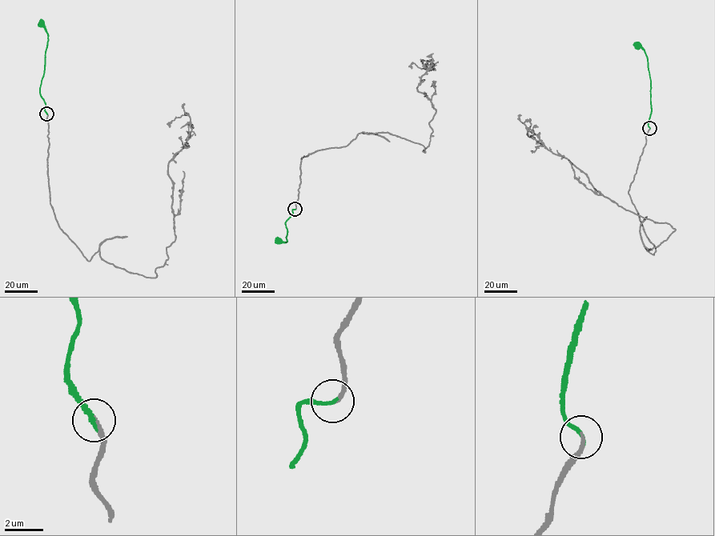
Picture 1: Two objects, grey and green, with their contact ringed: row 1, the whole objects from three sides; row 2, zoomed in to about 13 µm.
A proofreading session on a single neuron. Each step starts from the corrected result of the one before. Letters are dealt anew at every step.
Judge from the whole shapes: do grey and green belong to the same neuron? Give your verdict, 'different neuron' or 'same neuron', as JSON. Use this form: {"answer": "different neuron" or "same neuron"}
{"answer": "same neuron"}

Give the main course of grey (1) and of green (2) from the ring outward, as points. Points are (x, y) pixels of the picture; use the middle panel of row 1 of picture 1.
1: (295, 210), (308, 154), (363, 132), (425, 153), (435, 112), (416, 87), (433, 64), (411, 69)
2: (295, 209), (285, 224), (287, 242), (276, 241)

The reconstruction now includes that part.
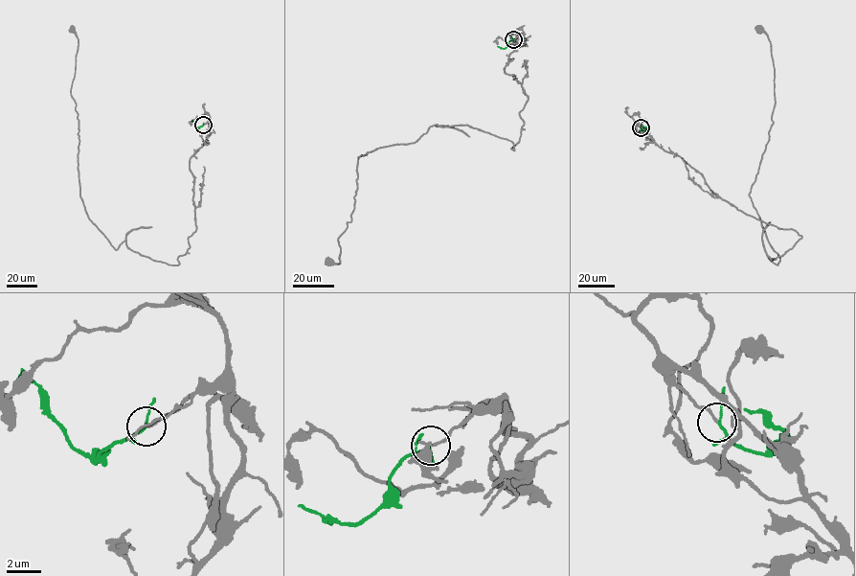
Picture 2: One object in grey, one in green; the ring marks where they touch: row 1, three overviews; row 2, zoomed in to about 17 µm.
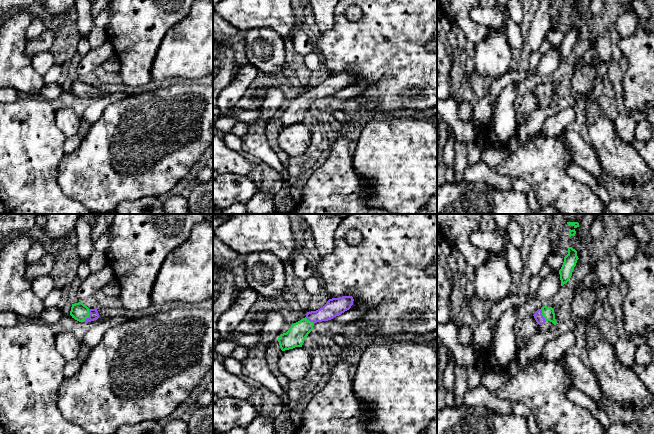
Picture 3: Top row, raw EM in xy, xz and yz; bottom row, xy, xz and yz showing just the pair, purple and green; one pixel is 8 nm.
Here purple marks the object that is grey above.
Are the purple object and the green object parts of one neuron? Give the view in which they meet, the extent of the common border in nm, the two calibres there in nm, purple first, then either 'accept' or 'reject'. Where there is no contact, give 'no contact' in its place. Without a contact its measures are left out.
xy | 120 nm | 70/140 nm | accept

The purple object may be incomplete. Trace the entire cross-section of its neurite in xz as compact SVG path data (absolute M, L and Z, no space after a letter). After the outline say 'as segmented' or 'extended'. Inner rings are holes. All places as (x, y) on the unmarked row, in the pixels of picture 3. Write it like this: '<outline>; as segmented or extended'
M352 72L332 74L320 85L307 88L306 93L291 101L290 105L279 112L278 118L282 127L302 123L305 114L317 98L328 97L349 86L353 81Z; extended

